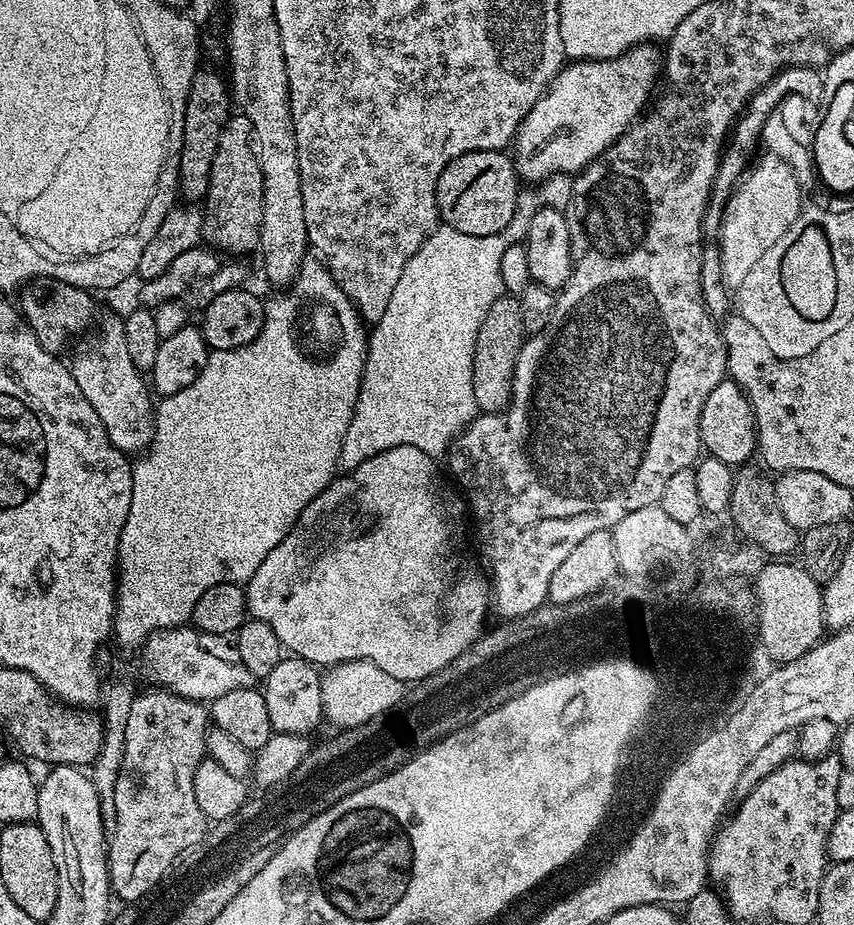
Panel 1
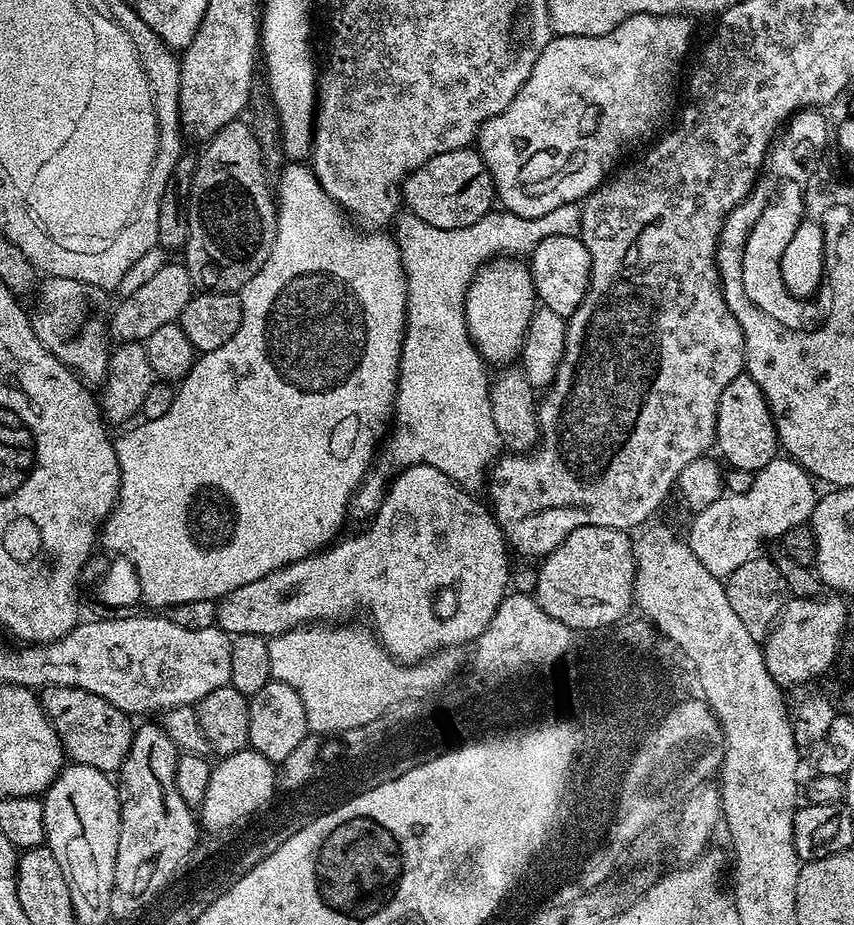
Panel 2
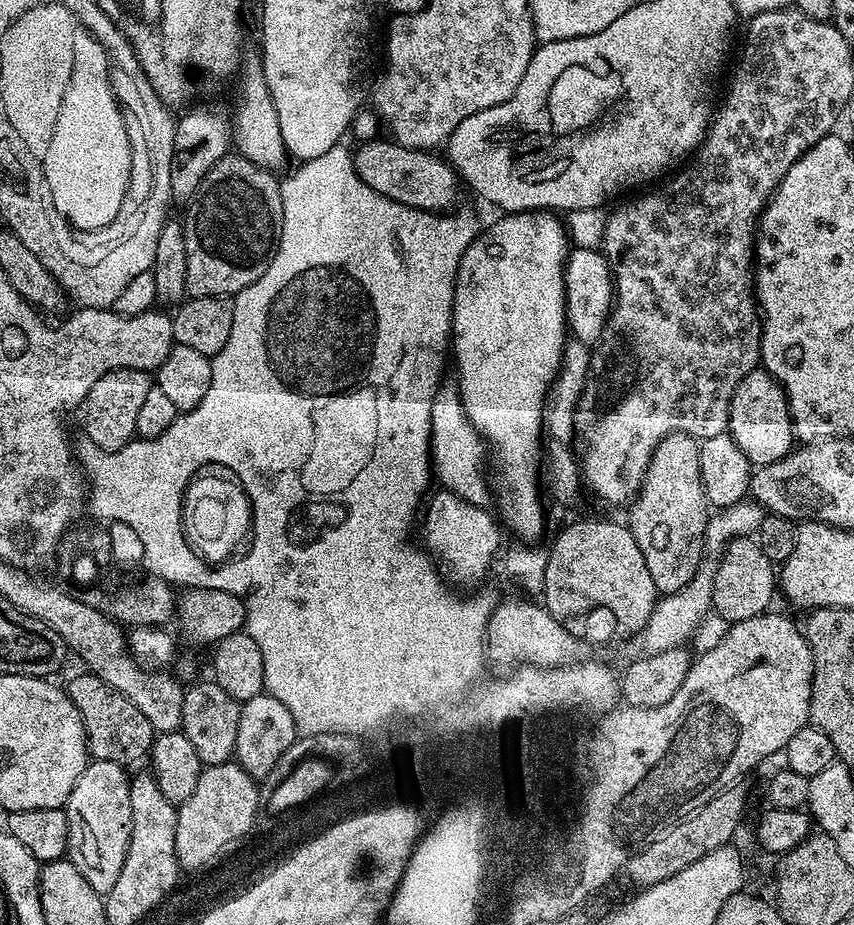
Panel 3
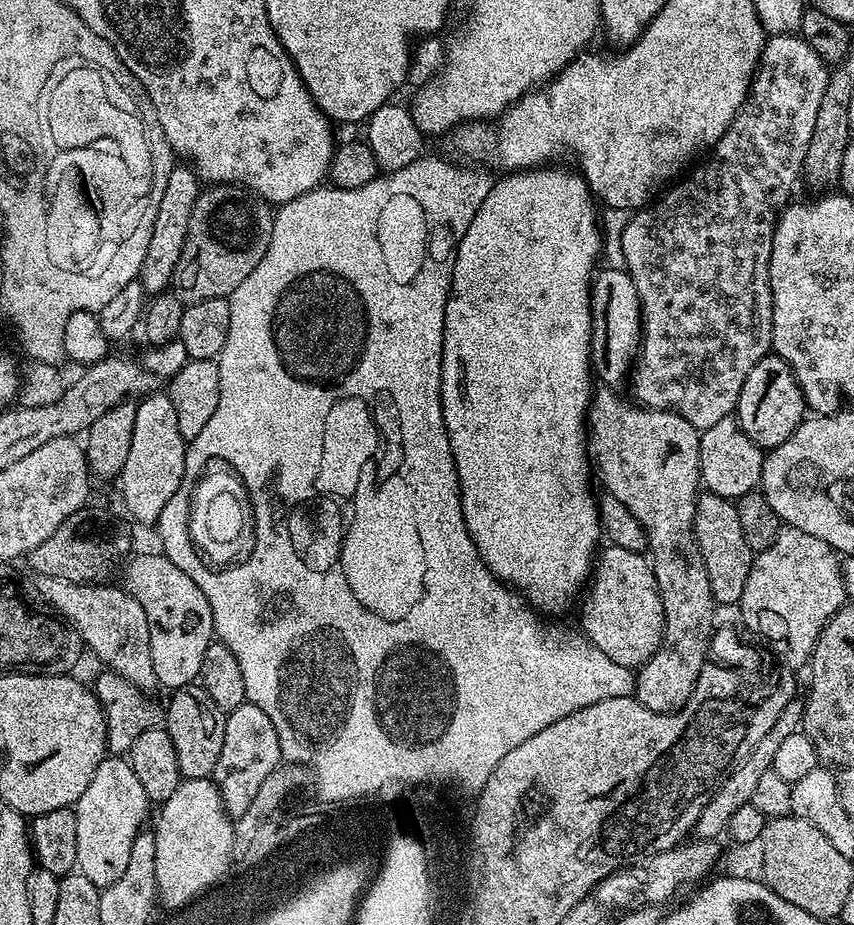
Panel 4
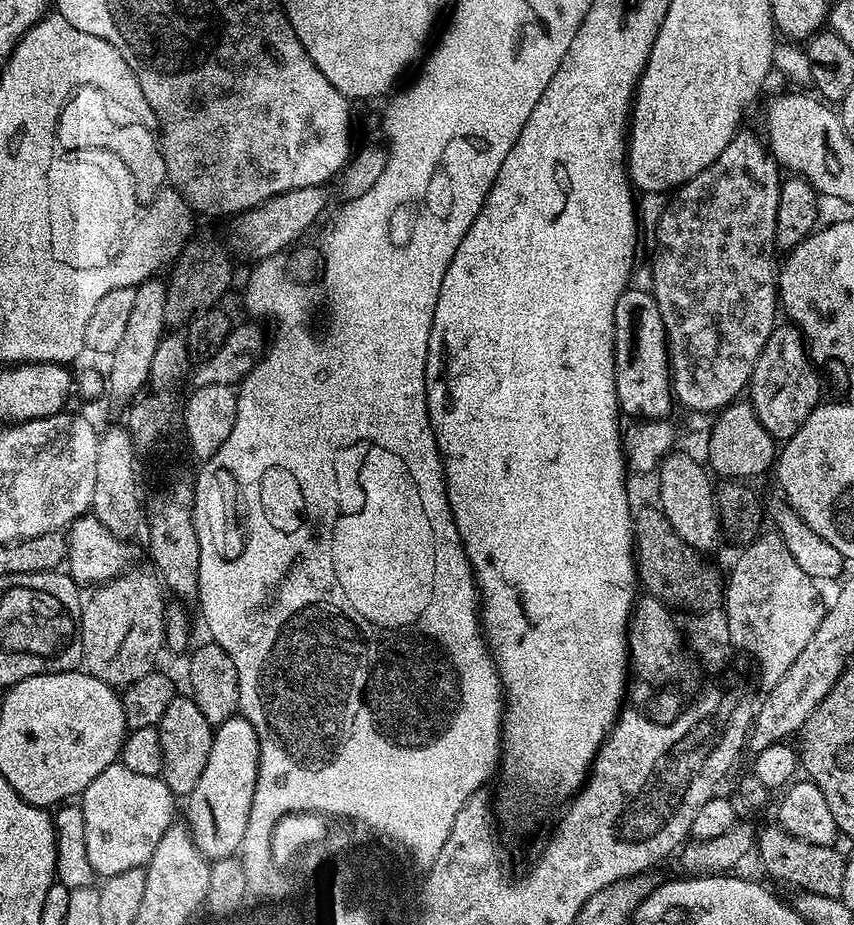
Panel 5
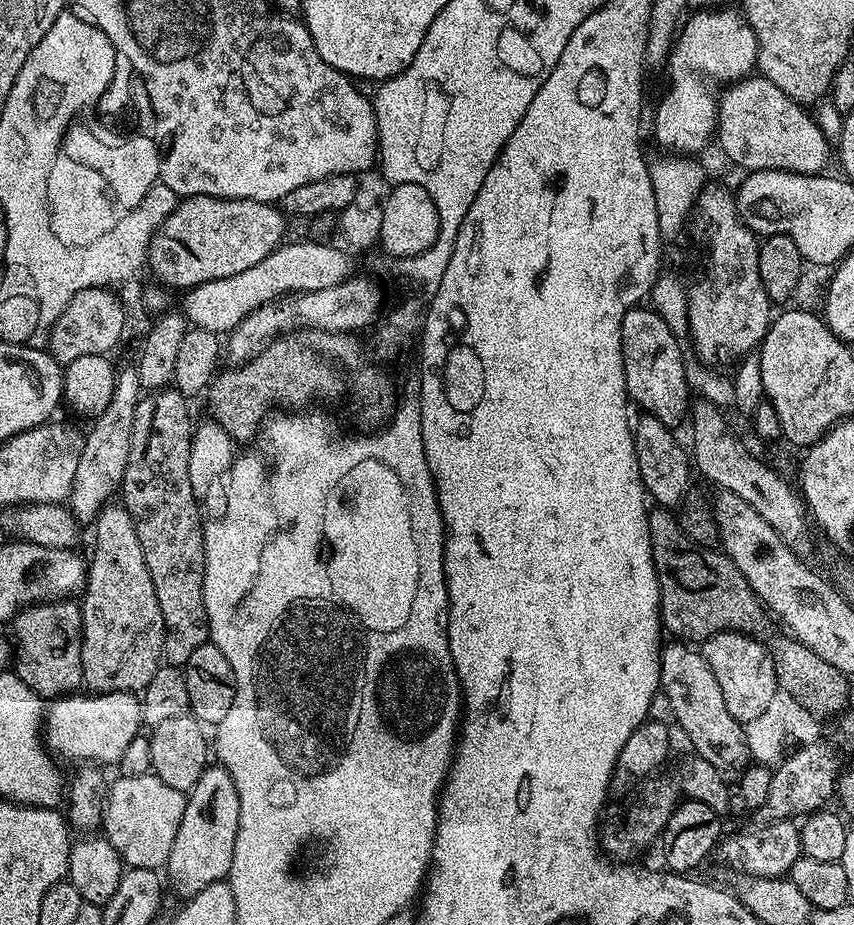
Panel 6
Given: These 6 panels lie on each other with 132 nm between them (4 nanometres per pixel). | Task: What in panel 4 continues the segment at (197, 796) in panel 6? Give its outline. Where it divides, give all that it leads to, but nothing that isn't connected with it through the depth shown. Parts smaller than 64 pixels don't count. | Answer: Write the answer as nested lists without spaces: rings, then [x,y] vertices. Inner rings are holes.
[[[247,702],[231,709],[224,717],[222,754],[214,773],[216,786],[222,794],[222,802],[229,816],[240,817],[249,809],[259,786],[281,763],[278,733],[274,730],[270,717],[263,710],[258,710],[258,706]]]

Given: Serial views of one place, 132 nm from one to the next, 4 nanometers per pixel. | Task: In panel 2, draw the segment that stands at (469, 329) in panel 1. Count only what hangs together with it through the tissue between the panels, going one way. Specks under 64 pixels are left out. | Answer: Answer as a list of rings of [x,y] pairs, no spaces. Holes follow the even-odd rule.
[[[574,203],[558,206],[558,210],[550,210],[550,214],[536,220],[522,218],[507,210],[493,210],[478,218],[478,222],[454,230],[430,226],[411,214],[401,215],[395,221],[394,236],[400,245],[400,256],[404,259],[404,277],[408,279],[408,322],[404,326],[400,377],[396,380],[396,407],[386,443],[352,498],[350,508],[353,513],[377,512],[394,477],[415,464],[425,464],[434,466],[434,470],[442,470],[442,474],[446,474],[465,490],[476,490],[483,480],[485,483],[492,465],[501,455],[502,441],[498,426],[494,426],[494,414],[488,393],[490,372],[488,376],[486,362],[480,357],[466,326],[464,303],[468,287],[476,273],[489,260],[495,260],[505,254],[531,254],[536,249],[536,243],[547,236],[580,236],[583,214],[583,207]]]

